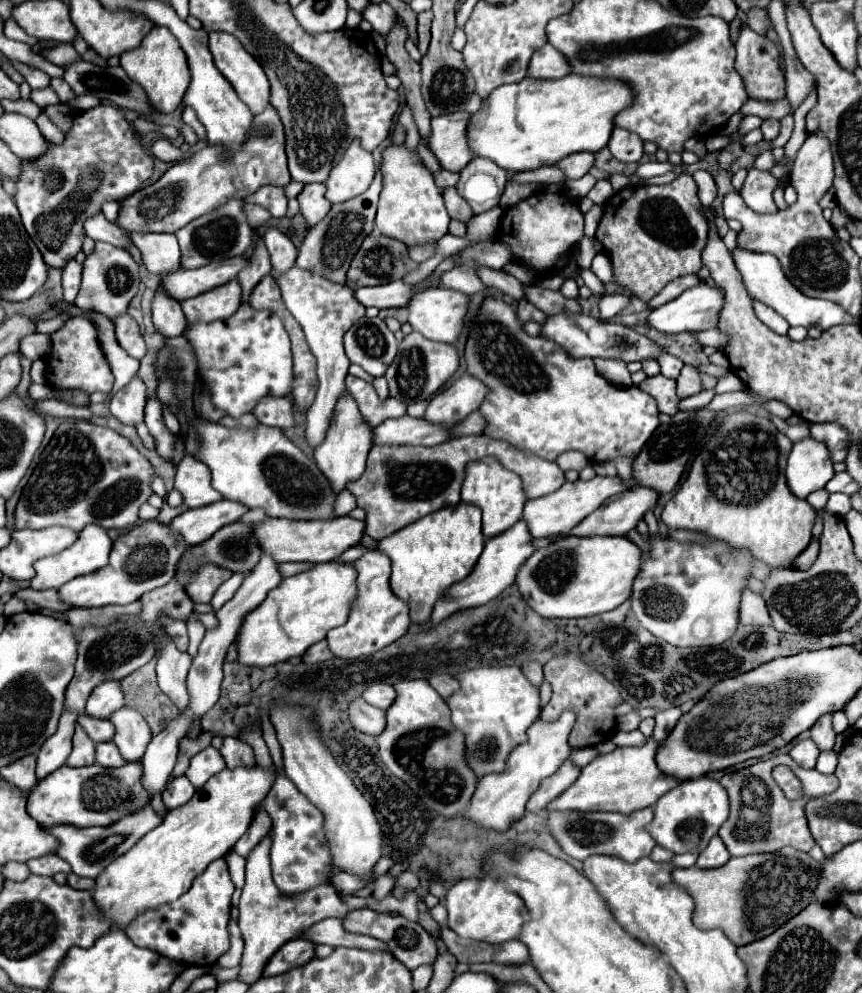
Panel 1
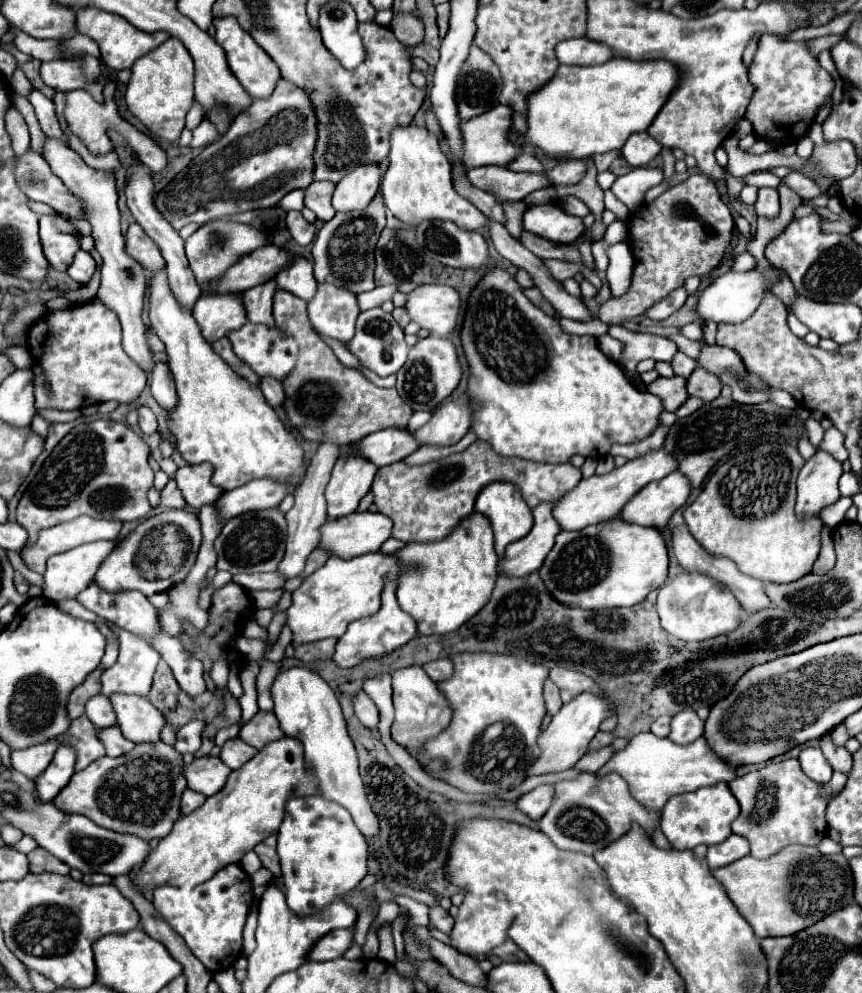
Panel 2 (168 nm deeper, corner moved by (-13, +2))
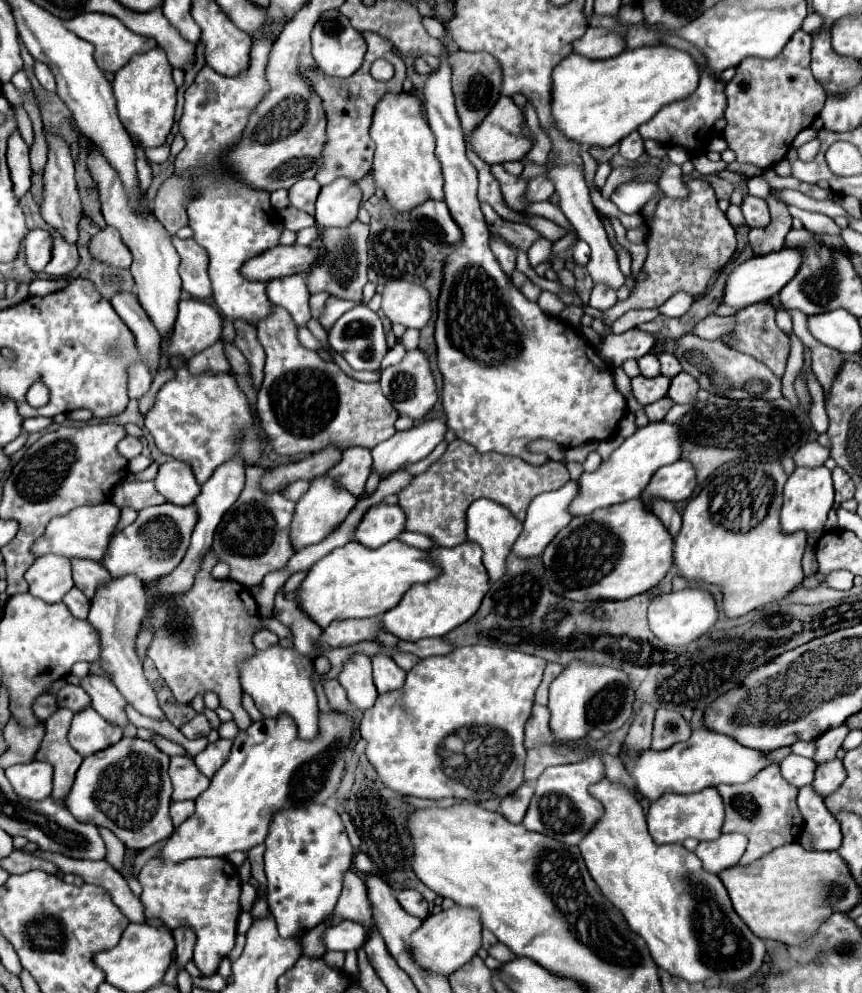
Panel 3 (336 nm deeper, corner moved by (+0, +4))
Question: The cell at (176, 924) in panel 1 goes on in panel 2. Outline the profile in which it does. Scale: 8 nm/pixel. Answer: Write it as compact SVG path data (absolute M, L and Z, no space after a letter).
M231 863L217 871L209 881L197 885L191 891L171 885L159 885L153 889L153 905L167 923L185 939L193 955L211 971L225 971L235 965L243 951L243 927L253 903L251 877L241 865Z

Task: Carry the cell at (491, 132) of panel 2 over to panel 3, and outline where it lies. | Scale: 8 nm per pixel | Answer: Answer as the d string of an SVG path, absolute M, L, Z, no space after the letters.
M500 97L496 105L490 109L490 113L484 117L484 121L468 135L470 147L476 155L480 155L488 165L496 163L508 163L508 161L520 161L532 147L530 139L526 139L520 133L520 123L524 121L522 111L514 105L510 97Z

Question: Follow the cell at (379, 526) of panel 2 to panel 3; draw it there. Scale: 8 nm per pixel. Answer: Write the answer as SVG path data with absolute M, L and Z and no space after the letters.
M374 505L356 525L354 541L368 549L376 549L404 531L404 519L406 517L398 505Z

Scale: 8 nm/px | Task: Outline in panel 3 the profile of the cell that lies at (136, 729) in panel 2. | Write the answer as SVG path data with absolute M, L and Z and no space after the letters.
M88 675L88 677L84 677L82 687L90 695L92 707L102 717L106 717L108 723L114 723L114 725L118 725L122 729L130 725L130 719L126 715L128 701L124 701L122 693L116 689L116 685L112 685L112 681L108 677Z

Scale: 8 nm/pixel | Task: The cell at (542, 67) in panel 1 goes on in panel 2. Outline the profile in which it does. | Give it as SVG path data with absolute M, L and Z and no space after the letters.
M567 39L557 45L557 59L565 65L601 65L613 57L613 51L593 39Z

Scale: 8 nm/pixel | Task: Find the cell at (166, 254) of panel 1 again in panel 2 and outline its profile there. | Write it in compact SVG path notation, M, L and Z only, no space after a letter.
M131 223L125 233L125 249L127 253L145 269L159 271L165 267L165 259L161 259L161 251L157 251L157 245L141 231L141 225Z

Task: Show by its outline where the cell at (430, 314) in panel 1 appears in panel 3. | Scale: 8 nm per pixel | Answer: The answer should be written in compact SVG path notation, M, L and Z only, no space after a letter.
M392 281L384 287L382 311L392 323L422 329L432 317L430 293L426 287L416 283Z

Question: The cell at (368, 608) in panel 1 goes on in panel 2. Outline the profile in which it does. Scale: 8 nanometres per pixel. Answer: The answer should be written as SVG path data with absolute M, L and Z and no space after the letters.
M387 581L385 589L383 589L383 597L381 597L381 609L379 613L375 613L373 617L365 617L359 621L353 621L347 629L347 633L337 641L335 653L333 653L333 661L343 667L355 667L357 663L361 663L365 657L375 657L381 653L389 653L393 649L403 647L407 641L411 641L417 635L417 627L415 627L415 619L411 615L407 615L405 611L401 611L397 597L395 597L395 585L391 581Z

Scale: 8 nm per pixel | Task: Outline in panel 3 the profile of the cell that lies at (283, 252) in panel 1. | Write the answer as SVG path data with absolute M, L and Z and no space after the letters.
M302 273L268 281L266 295L274 305L280 305L286 311L290 311L296 325L306 327L306 323L312 319L310 309L308 309L310 293L308 293L306 279Z

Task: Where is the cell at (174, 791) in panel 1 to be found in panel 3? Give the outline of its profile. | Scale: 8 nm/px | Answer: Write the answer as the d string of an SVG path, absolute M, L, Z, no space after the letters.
M174 801L170 805L170 817L174 821L174 827L178 827L182 821L186 821L194 813L194 801Z

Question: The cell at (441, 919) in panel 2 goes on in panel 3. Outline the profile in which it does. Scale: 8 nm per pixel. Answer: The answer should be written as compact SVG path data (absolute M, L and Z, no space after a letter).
M404 889L404 891L398 893L398 901L400 901L400 905L402 905L410 915L420 917L422 921L428 917L428 903L424 901L424 897L422 897L420 893Z

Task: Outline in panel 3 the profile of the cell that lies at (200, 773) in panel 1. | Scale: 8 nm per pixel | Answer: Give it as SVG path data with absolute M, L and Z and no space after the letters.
M172 757L170 779L174 785L172 801L196 799L210 785L210 779L204 777L204 773L200 773L192 757Z

